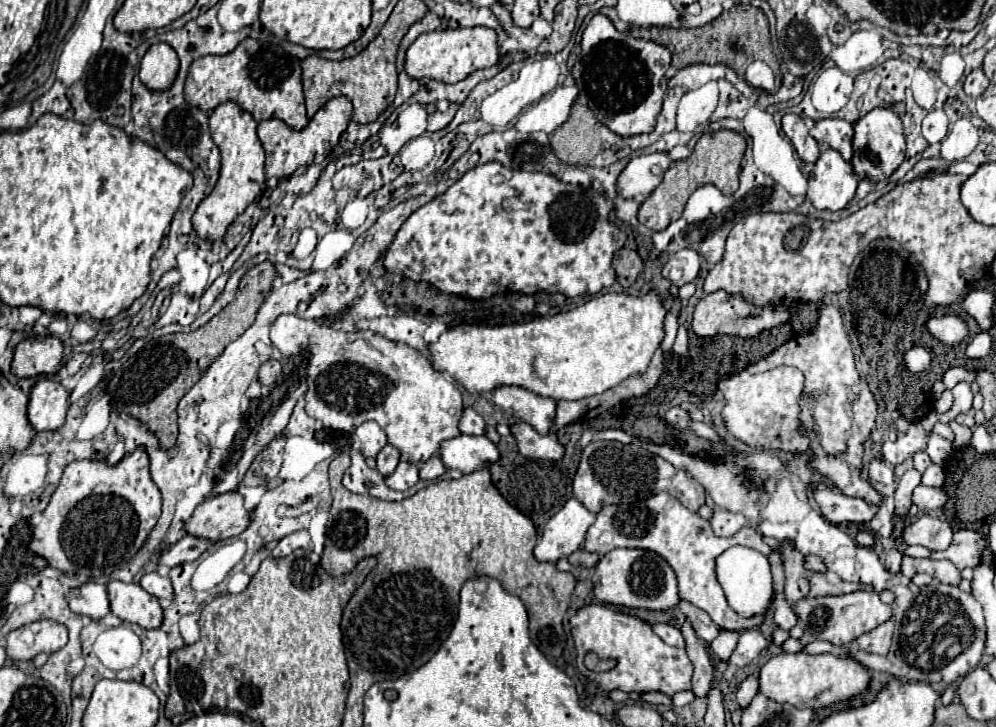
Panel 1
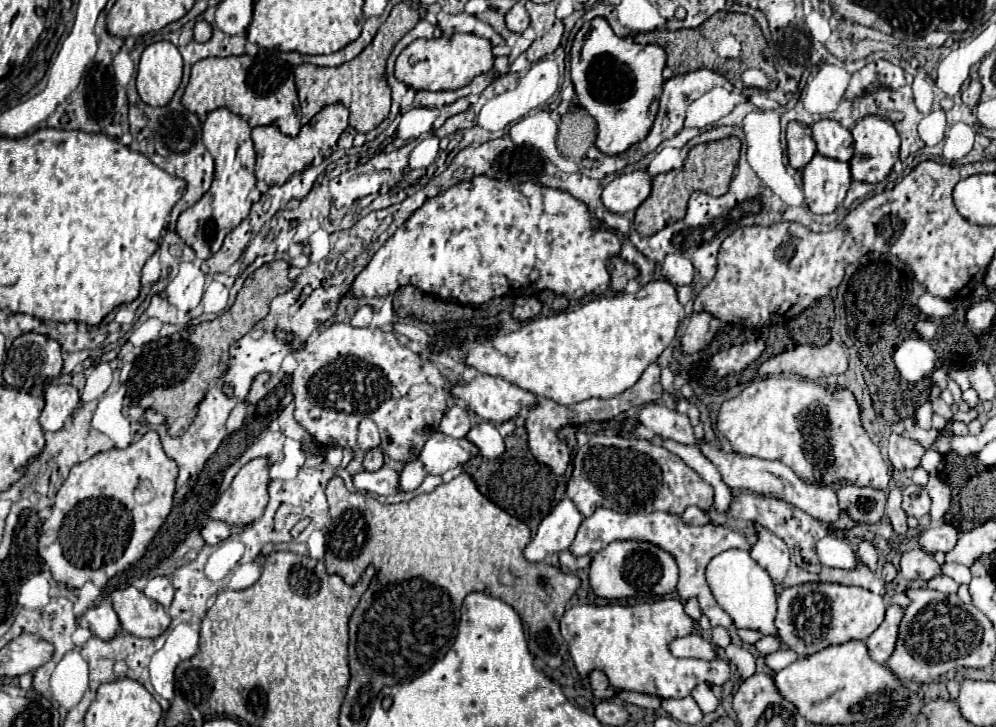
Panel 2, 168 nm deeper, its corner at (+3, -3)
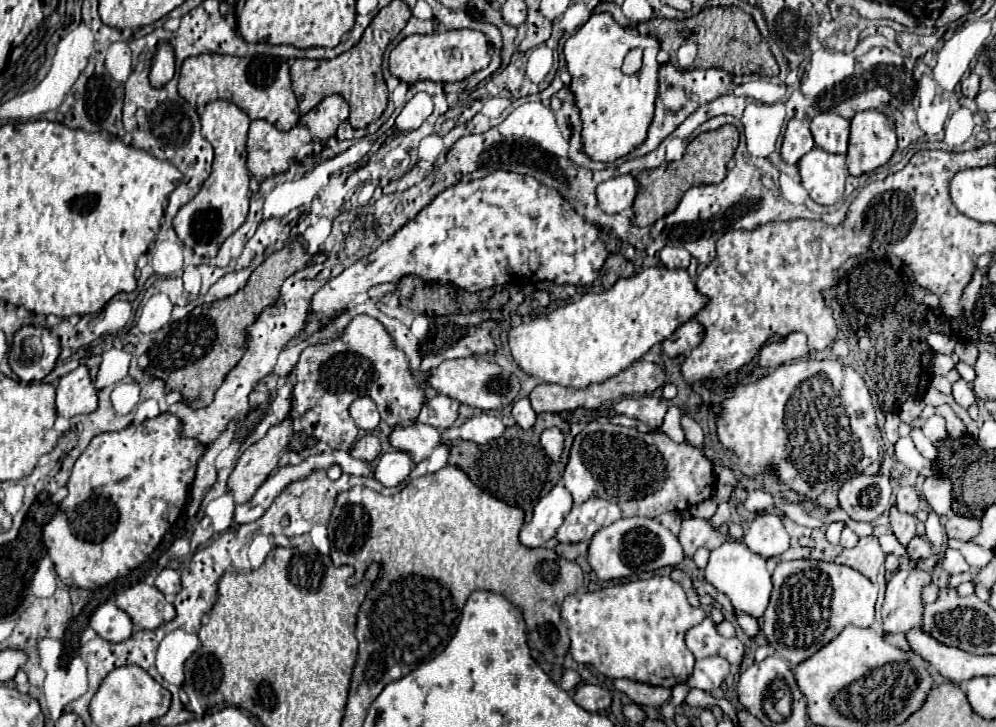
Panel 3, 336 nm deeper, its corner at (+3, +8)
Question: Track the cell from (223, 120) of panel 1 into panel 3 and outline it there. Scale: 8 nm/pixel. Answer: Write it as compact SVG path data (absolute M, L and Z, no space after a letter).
M210 101L200 115L202 119L202 135L214 147L214 165L210 177L204 181L202 189L194 199L190 199L174 217L174 231L180 241L190 247L194 253L202 257L214 257L218 247L230 237L248 215L248 199L250 199L250 171L246 167L246 137L250 127L250 117L230 101Z

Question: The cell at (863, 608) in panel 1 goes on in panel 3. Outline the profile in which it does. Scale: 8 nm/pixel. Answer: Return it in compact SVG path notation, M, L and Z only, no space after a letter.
M782 561L772 575L772 597L764 613L762 633L778 655L790 663L800 663L834 639L848 623L870 627L874 623L874 605L878 587L862 573L824 561Z

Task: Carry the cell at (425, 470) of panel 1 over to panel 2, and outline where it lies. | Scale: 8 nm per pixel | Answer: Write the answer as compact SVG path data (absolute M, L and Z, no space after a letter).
M420 460L408 462L402 468L402 472L398 474L398 490L400 492L412 492L412 490L416 490L422 484L424 476L426 476L426 472L424 472L424 466L422 466Z

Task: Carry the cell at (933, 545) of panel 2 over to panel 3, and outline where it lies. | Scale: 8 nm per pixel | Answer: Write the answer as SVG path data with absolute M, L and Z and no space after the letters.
M950 515L944 527L948 537L956 537L960 541L970 541L976 533L980 533L980 523L976 519L966 519L960 515Z

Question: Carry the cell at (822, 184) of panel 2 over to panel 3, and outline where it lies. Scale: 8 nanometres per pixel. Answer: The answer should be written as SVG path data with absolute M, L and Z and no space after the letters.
M814 147L798 161L802 185L808 195L820 205L834 205L844 195L848 177L846 155L834 155Z

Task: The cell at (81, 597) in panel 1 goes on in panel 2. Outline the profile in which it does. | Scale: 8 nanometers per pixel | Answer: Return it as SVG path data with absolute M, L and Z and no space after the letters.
M106 600L100 602L98 606L90 608L78 622L80 622L80 626L90 628L92 634L100 640L112 640L112 636L116 636L120 632L120 620L118 620L112 604L108 604Z

